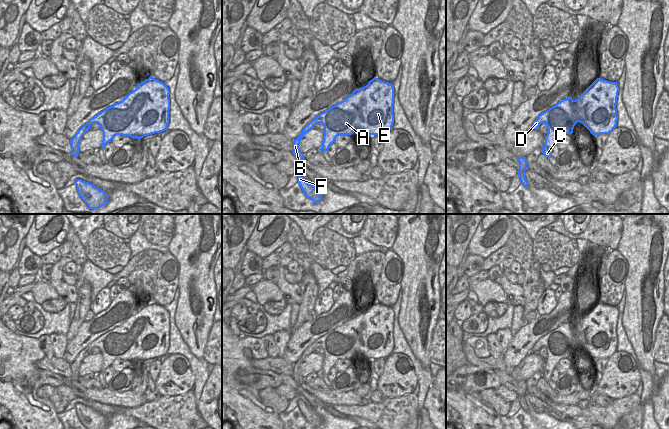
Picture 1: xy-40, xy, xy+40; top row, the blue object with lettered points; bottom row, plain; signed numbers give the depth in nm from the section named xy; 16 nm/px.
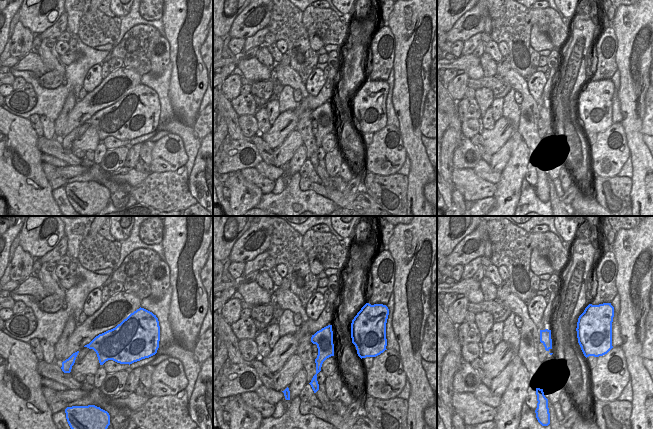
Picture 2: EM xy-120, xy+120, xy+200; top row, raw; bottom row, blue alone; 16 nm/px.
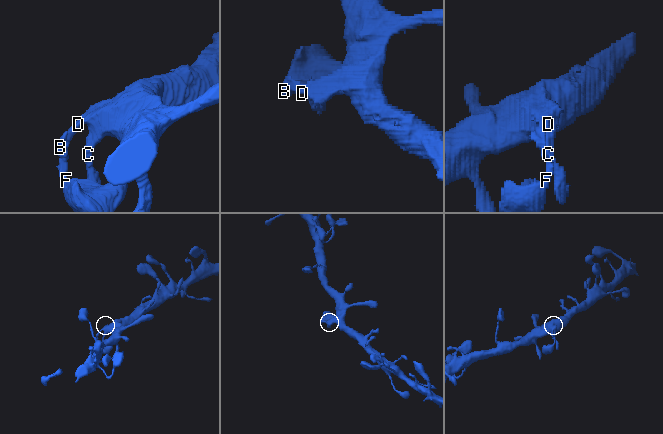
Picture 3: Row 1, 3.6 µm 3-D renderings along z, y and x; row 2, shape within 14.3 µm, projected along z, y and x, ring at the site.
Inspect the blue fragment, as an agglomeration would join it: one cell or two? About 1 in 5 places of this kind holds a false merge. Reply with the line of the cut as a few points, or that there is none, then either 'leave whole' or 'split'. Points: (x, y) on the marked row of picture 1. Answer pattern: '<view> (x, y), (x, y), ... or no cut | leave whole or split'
no cut | leave whole

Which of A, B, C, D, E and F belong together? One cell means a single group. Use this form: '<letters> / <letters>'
A B C D E F

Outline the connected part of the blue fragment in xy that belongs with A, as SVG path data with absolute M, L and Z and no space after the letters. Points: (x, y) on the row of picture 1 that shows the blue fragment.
M374 77L366 86L355 89L343 101L311 120L293 141L292 153L299 161L304 158L299 148L300 141L317 123L324 125L321 153L328 151L338 135L352 135L356 131L367 137L387 134L394 123L393 104L392 83Z

